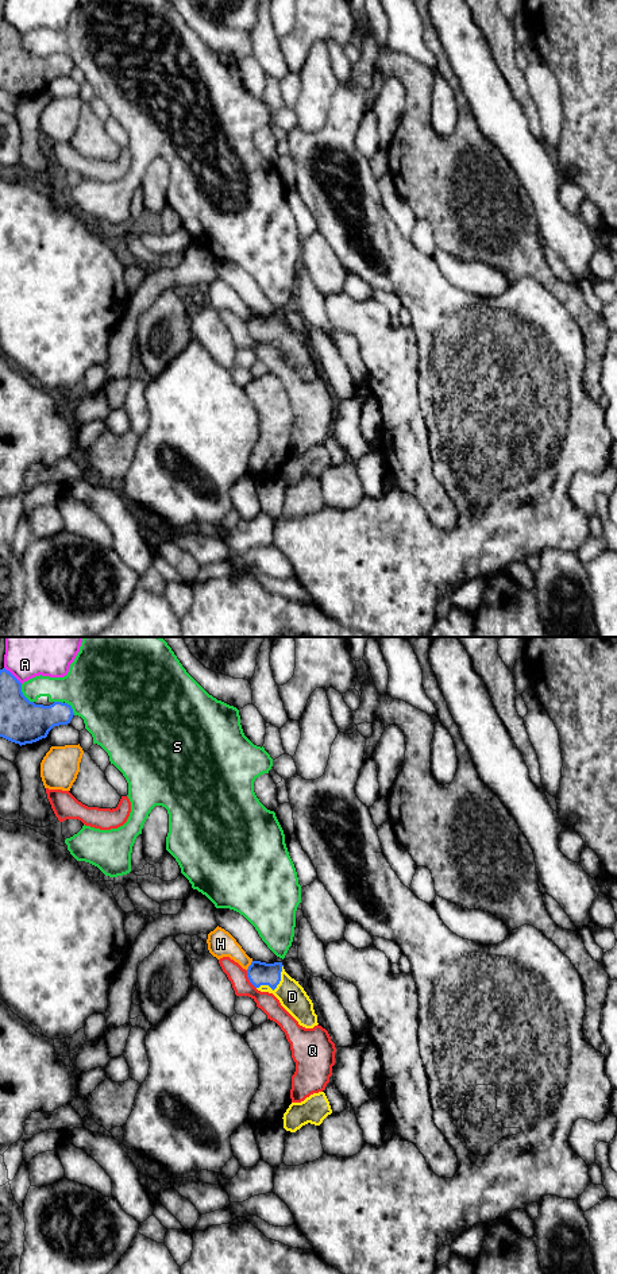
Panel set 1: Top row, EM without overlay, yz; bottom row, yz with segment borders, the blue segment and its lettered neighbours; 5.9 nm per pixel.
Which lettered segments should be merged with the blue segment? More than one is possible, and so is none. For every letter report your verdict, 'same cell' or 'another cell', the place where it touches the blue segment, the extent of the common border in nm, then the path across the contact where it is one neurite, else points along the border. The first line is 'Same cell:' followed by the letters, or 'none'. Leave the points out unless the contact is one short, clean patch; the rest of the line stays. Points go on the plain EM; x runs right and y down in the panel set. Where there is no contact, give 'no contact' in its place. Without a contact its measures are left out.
Same cell: D
A: another cell; contact yz (12, 27); length 150 nm
D: same cell; contact yz (277, 336); length 220 nm; way yz (259, 325), (270, 329), (277, 336), (292, 348)
H: another cell; contact yz (250, 317); length 70 nm
Q: another cell; contact yz (249, 331); length 130 nm
S: another cell; contact yz (22, 46); length 130 nm

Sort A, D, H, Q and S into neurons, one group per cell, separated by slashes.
A / D / H / Q / S

